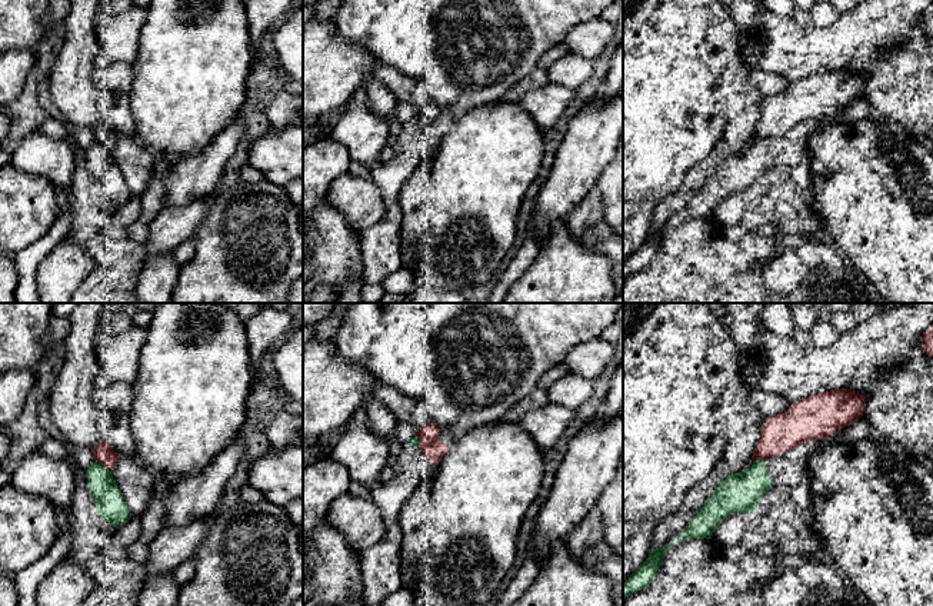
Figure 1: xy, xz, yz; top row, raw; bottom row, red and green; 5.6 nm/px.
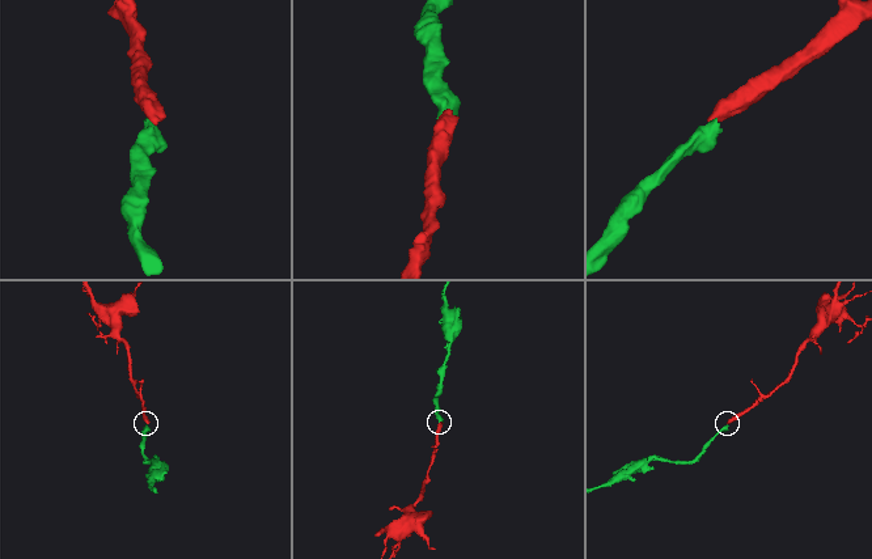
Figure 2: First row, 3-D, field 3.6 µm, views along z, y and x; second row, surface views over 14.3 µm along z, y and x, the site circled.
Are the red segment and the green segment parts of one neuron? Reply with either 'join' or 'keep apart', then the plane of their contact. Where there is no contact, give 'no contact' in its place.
keep apart | xy

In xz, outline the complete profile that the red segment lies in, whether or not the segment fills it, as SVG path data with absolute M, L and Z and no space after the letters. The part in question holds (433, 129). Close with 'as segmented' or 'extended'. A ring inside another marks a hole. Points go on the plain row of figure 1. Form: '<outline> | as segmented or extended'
M429 103L417 109L417 119L426 139L436 146L440 139L454 124L456 116L447 109L441 110L437 104Z | extended

